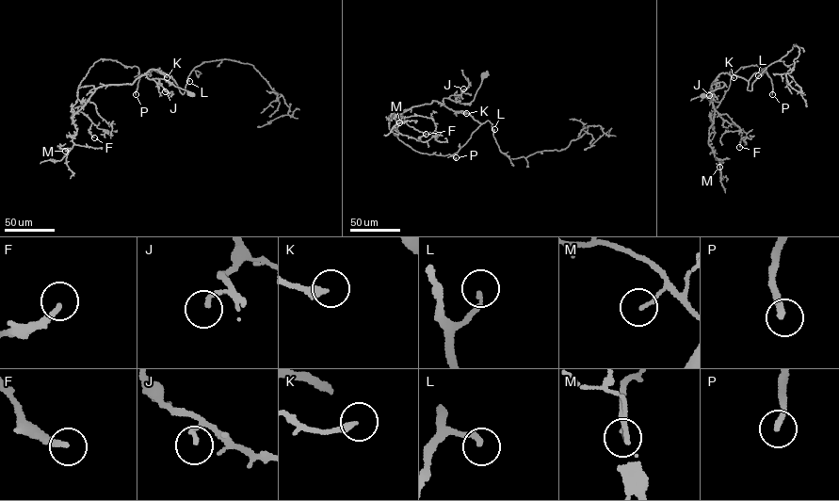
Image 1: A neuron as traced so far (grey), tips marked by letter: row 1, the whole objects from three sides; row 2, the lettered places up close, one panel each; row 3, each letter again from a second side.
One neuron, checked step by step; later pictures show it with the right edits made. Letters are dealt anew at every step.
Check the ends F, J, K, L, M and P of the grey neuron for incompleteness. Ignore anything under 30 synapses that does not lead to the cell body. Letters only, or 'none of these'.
L, P

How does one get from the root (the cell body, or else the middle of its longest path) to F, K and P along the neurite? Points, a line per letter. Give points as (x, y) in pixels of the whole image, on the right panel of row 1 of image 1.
F: (702, 96), (724, 83), (712, 85), (717, 80), (713, 81), (709, 95), (723, 120), (743, 130), (739, 147)
K: (702, 96), (722, 87), (722, 82), (711, 85), (721, 72), (734, 77)
P: (702, 96), (722, 87), (722, 82), (711, 85), (721, 72), (748, 81), (764, 69), (771, 79), (772, 94)

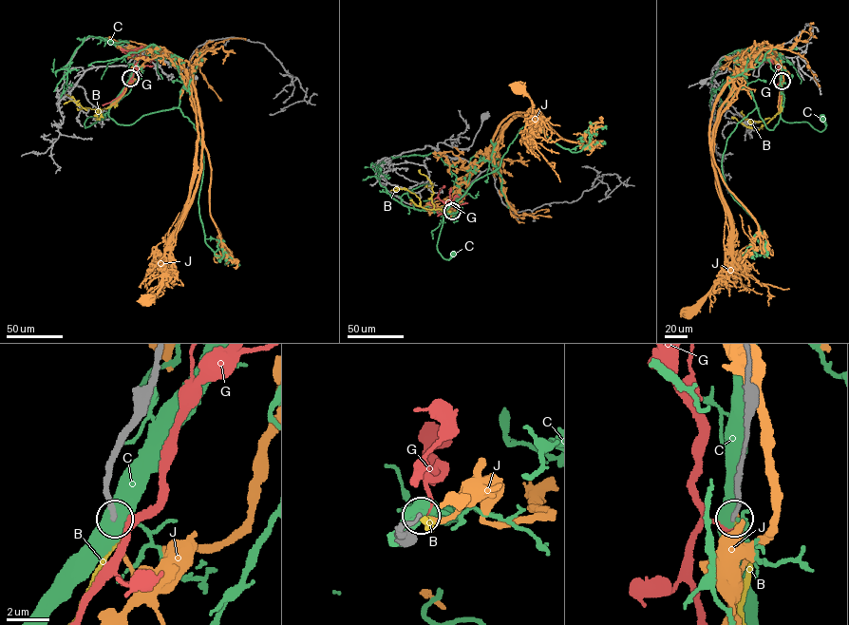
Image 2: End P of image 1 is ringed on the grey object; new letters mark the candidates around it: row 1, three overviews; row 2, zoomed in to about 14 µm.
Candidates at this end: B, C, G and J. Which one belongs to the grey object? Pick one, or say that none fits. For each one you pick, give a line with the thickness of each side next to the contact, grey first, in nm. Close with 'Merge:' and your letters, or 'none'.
B: calibres 240 and 240 nm
Merge: B

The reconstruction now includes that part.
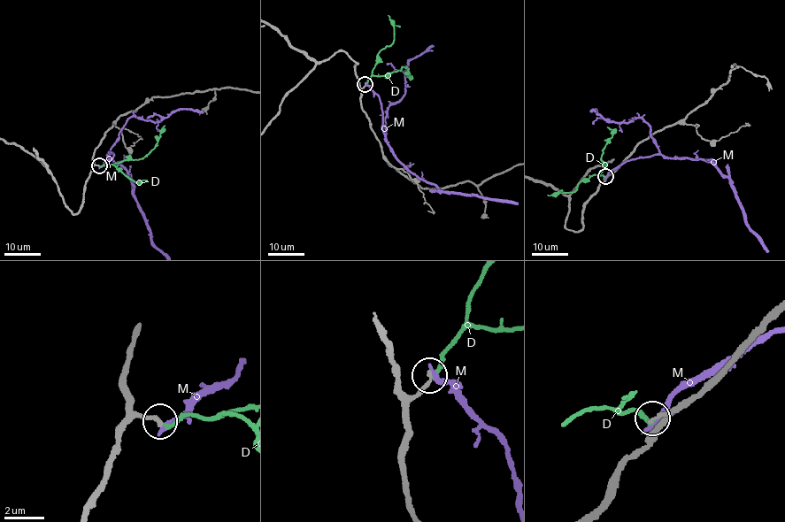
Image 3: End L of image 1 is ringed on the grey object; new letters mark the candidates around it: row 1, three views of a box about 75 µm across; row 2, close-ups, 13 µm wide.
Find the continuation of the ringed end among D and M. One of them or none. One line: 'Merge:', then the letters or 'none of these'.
Merge: D

